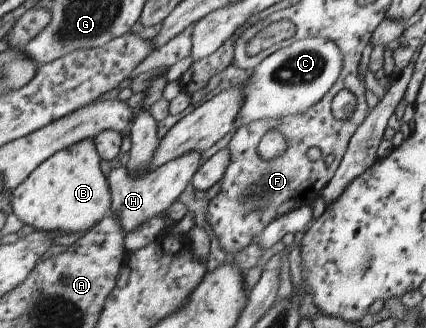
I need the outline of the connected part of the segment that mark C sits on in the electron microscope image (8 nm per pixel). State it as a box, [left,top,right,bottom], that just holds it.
[236,37,344,129]

